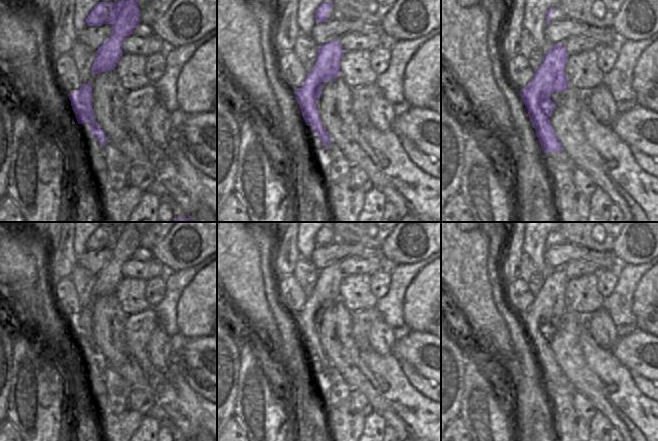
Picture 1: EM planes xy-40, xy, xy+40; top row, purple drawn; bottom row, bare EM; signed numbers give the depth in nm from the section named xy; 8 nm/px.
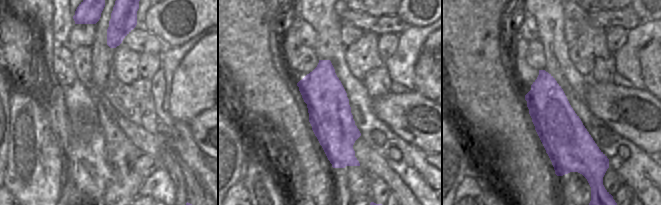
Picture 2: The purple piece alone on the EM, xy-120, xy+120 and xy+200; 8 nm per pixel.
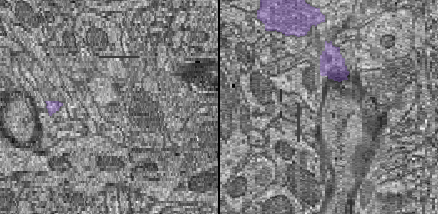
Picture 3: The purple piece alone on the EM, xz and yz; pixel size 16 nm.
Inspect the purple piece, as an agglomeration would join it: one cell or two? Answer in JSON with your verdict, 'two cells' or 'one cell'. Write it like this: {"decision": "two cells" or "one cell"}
{"decision": "one cell"}

